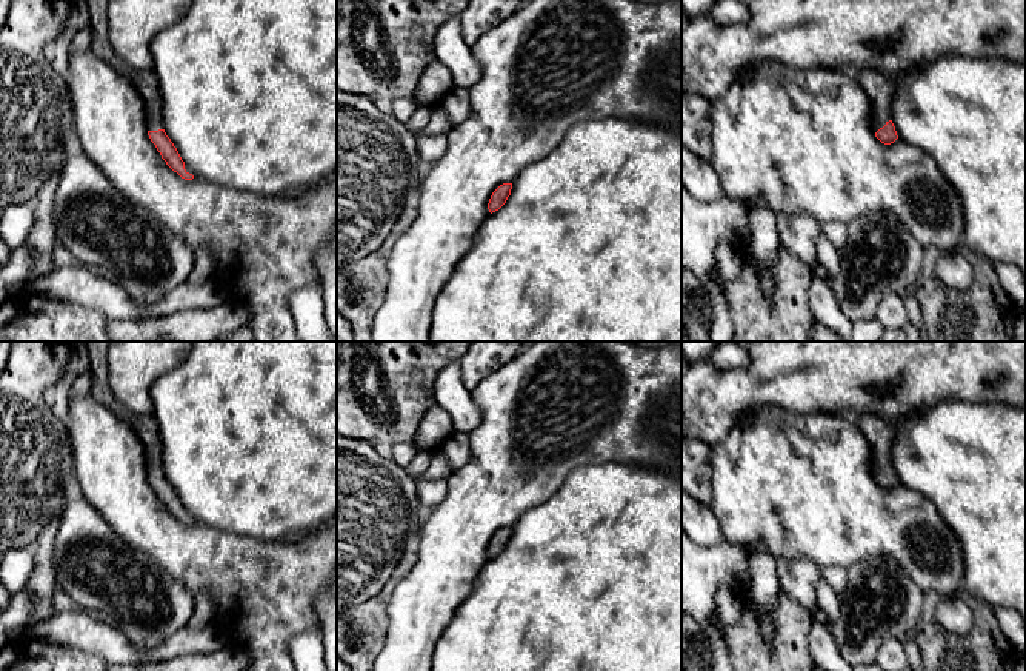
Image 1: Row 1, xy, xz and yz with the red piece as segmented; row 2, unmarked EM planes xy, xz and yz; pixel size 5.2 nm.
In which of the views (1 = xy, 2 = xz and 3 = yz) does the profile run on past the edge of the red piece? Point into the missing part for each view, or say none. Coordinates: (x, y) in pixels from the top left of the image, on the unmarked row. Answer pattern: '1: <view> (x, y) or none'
1: xy (146, 427)
2: none
3: yz (880, 433)

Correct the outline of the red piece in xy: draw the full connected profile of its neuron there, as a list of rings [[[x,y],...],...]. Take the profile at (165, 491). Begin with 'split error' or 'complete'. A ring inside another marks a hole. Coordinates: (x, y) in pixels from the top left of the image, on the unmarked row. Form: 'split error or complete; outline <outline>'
split error; outline [[[111,342],[85,343],[89,351],[91,372],[94,376],[91,396],[134,428],[145,448],[146,471],[151,486],[174,517],[185,525],[192,525],[194,520],[185,514],[185,506],[163,474],[163,446],[155,417],[149,414],[132,414],[117,400],[109,388],[106,351]]]

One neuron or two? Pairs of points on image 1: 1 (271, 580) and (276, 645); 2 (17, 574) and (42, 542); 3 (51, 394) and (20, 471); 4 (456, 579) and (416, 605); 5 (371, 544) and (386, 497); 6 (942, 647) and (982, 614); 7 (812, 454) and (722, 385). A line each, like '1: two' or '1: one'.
1: one
2: two
3: two
4: one
5: one
6: one
7: two

